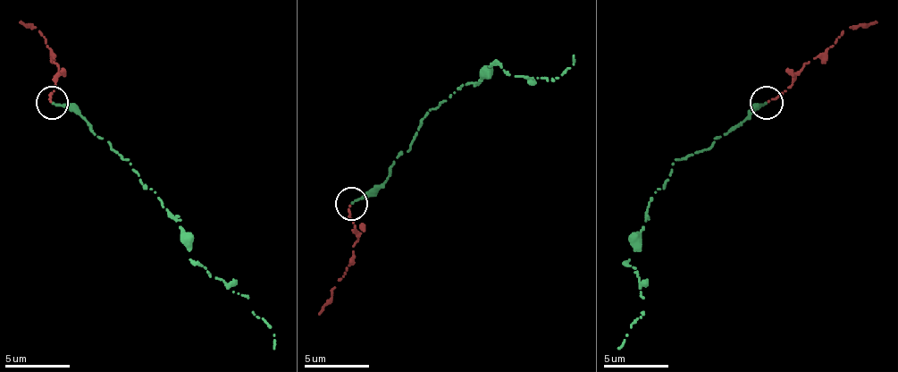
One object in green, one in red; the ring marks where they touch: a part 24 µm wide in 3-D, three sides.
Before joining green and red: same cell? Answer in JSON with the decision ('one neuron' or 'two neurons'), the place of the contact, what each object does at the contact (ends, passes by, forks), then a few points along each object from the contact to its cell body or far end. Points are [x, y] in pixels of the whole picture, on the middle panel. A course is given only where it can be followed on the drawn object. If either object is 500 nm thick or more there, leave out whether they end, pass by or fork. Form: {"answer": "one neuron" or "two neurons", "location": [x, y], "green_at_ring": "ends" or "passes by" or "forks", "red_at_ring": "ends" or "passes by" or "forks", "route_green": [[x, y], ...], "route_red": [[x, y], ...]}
{"answer": "one neuron", "location": [351, 204], "green_at_ring": "ends", "red_at_ring": "ends", "route_green": [[352, 204], [388, 178], [431, 109], [480, 83], [489, 67], [551, 80], [574, 54]], "route_red": [[348, 204], [348, 221], [358, 240], [320, 316]]}

